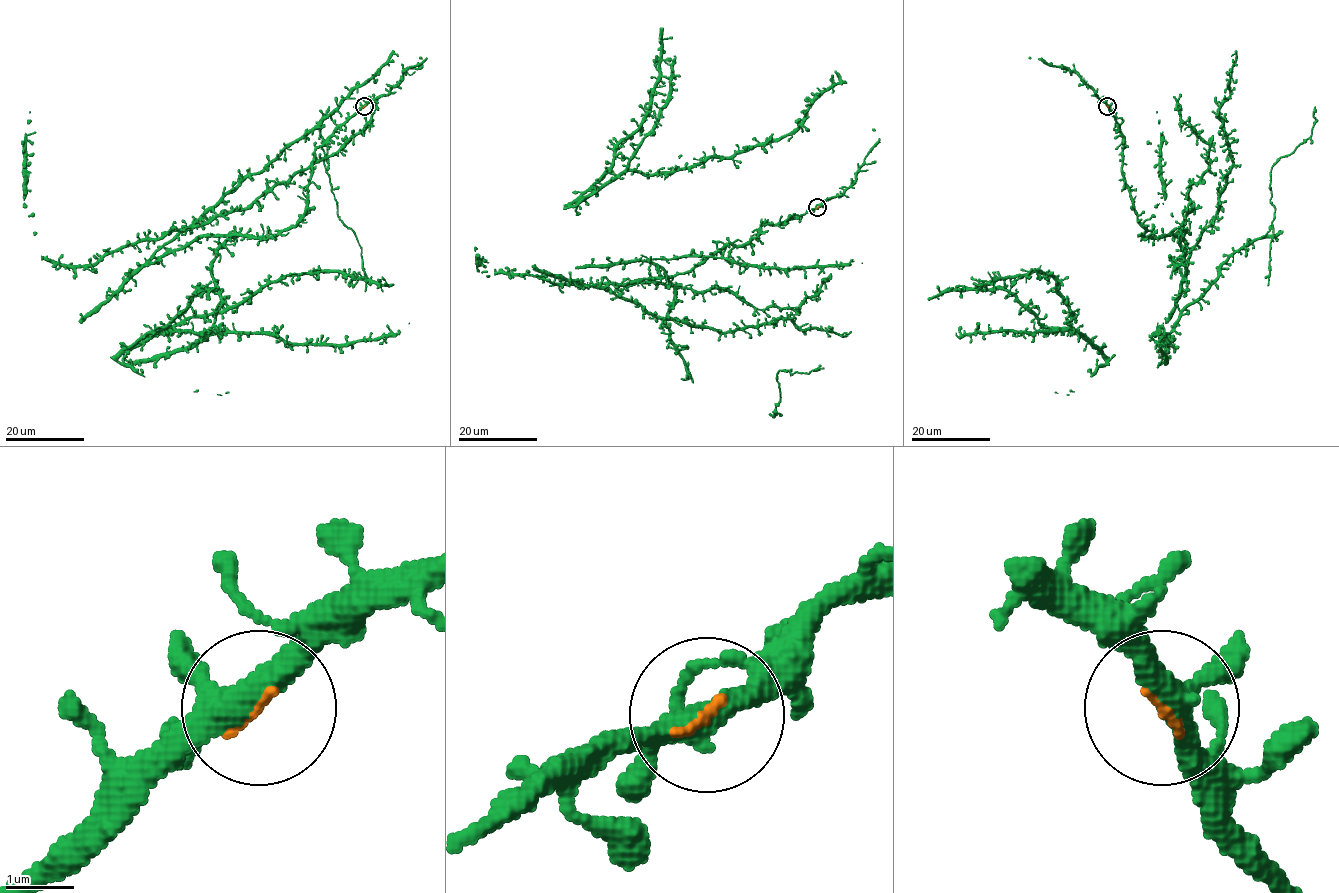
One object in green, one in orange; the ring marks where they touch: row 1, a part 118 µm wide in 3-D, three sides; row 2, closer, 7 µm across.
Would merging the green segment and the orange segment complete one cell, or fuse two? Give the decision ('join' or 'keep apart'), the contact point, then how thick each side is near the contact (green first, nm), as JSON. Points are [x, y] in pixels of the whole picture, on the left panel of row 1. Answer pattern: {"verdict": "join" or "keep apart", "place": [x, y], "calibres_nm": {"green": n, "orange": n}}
{"verdict": "join", "place": [364, 106], "calibres_nm": {"green": 320, "orange": 80}}

